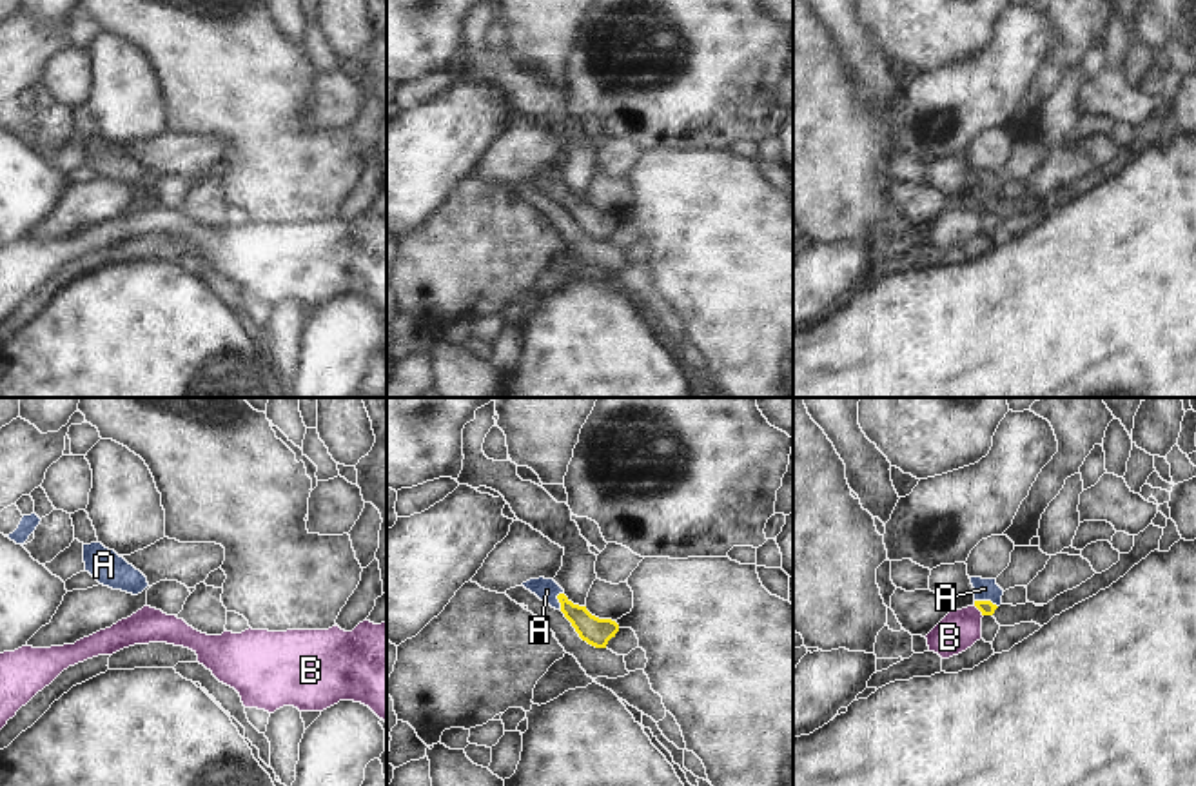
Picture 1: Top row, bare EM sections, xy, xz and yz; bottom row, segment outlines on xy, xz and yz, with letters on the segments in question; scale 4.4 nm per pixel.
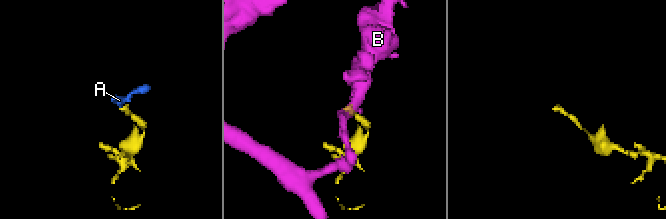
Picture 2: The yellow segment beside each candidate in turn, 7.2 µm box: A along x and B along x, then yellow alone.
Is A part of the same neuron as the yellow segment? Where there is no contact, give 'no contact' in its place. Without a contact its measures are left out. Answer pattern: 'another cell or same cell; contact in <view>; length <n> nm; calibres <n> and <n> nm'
same cell; contact in yz; length 110 nm; calibres 60 and 100 nm

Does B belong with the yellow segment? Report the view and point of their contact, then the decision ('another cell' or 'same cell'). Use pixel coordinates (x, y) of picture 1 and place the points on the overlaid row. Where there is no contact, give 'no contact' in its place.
yz (979, 609) | another cell

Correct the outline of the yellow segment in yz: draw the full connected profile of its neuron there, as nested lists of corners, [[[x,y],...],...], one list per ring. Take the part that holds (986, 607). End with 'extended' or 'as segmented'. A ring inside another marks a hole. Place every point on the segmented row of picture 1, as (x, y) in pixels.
[[[969,577],[975,588],[975,606],[982,615],[993,615],[1002,604],[1004,590],[996,585],[996,579]]]; extended

